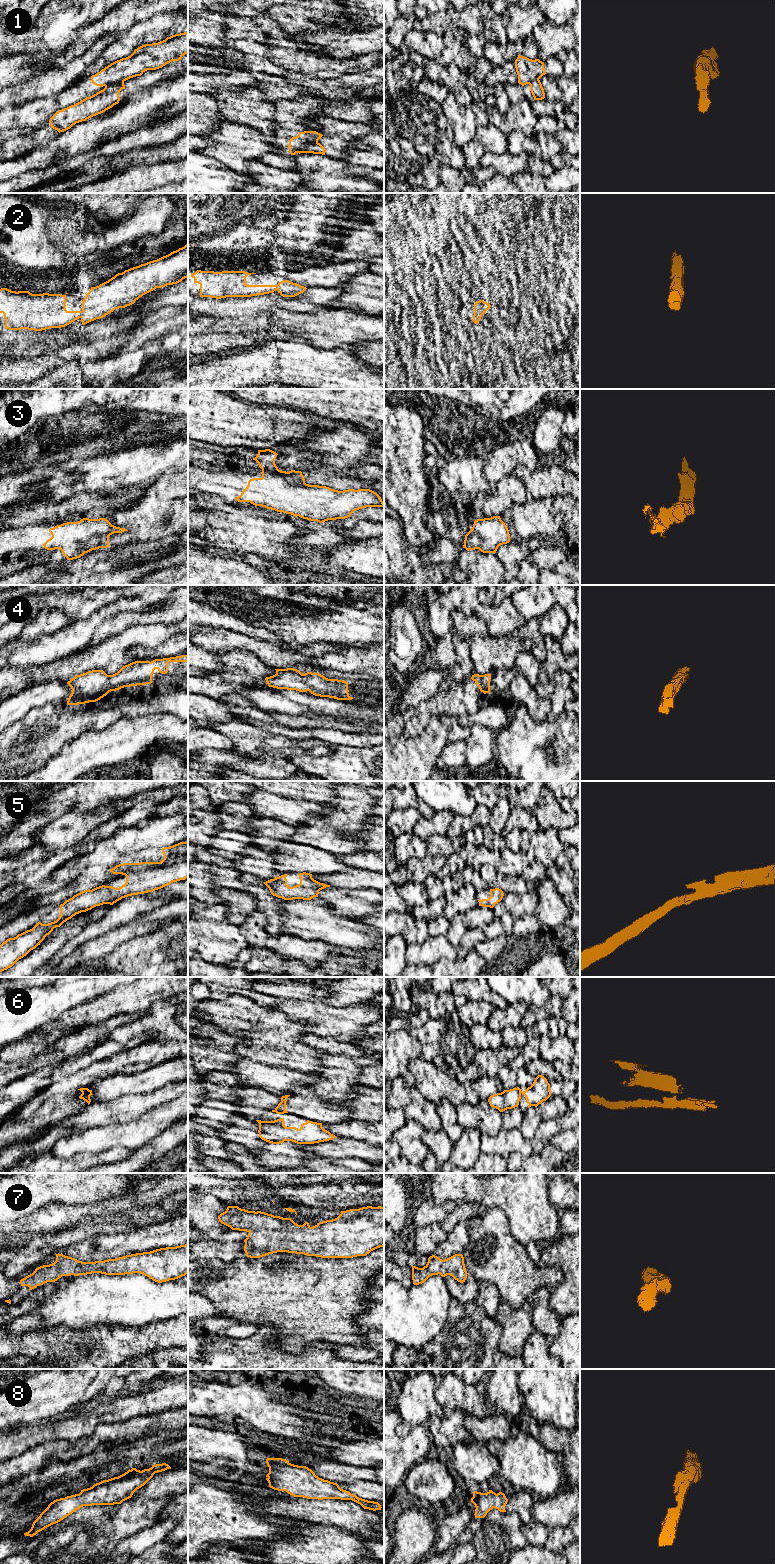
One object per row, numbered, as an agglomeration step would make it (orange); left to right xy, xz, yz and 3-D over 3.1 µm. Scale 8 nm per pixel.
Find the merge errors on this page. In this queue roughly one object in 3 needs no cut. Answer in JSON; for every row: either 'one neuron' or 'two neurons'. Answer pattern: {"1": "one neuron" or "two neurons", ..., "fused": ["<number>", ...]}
{"1": "two neurons", "2": "one neuron", "3": "two neurons", "4": "one neuron", "5": "one neuron", "6": "two neurons", "7": "one neuron", "8": "one neuron", "fused": ["1", "3", "6"]}

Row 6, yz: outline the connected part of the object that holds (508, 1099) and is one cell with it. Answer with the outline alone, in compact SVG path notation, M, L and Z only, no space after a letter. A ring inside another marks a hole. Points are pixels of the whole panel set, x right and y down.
M518 1087L510 1090L504 1090L501 1093L489 1097L488 1102L491 1107L503 1112L507 1109L515 1108L519 1105L521 1094Z

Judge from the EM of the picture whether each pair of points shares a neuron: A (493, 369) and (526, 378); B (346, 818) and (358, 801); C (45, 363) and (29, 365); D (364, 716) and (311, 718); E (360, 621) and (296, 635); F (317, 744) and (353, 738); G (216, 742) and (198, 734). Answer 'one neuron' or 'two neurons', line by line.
A: one neuron
B: one neuron
C: one neuron
D: two neurons
E: one neuron
F: two neurons
G: one neuron

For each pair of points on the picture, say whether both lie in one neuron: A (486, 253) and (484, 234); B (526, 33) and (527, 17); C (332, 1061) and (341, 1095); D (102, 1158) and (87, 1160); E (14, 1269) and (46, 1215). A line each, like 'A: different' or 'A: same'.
A: same
B: same
C: same
D: same
E: different

